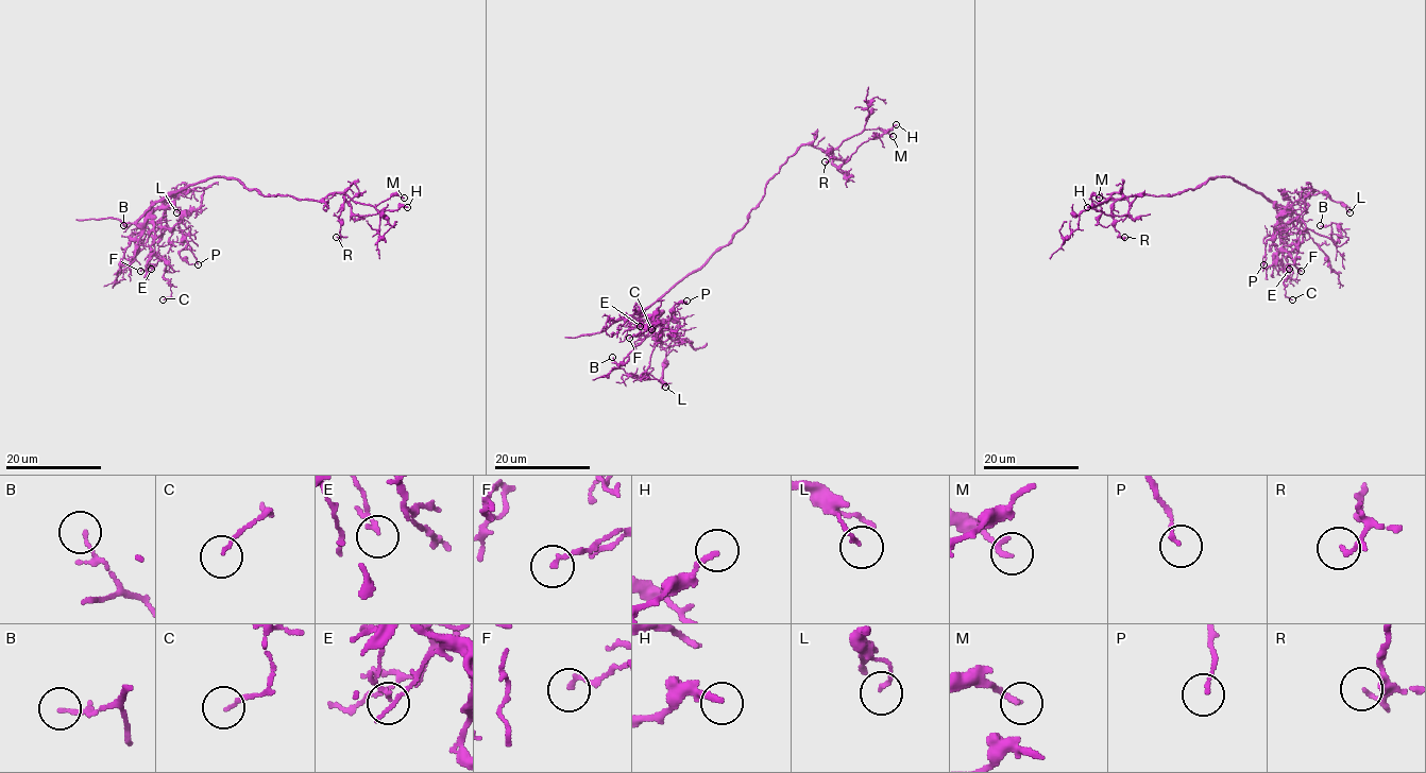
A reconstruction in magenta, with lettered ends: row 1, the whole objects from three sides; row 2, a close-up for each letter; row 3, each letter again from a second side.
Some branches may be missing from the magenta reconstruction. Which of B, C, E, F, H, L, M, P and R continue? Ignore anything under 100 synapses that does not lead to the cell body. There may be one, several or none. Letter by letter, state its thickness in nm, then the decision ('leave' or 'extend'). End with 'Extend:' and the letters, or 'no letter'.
B: 90 nm | leave
C: 80 nm | leave
E: 80 nm | leave
F: 150 nm | leave
H: 180 nm | leave
L: 130 nm | leave
M: 200 nm | leave
P: 120 nm | leave
R: 180 nm | leave
Extend: no letter

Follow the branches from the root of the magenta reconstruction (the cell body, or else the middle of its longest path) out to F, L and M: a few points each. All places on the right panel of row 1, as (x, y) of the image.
F: (1206, 179), (1228, 176), (1260, 192), (1276, 207), (1280, 219), (1273, 232), (1274, 247), (1286, 251), (1301, 271)
L: (1206, 179), (1228, 176), (1260, 192), (1276, 207), (1280, 219), (1297, 200), (1319, 193), (1340, 202), (1350, 212)
M: (1206, 179), (1197, 188), (1172, 195), (1134, 194), (1107, 201), (1113, 193), (1095, 206), (1090, 198), (1099, 198)

